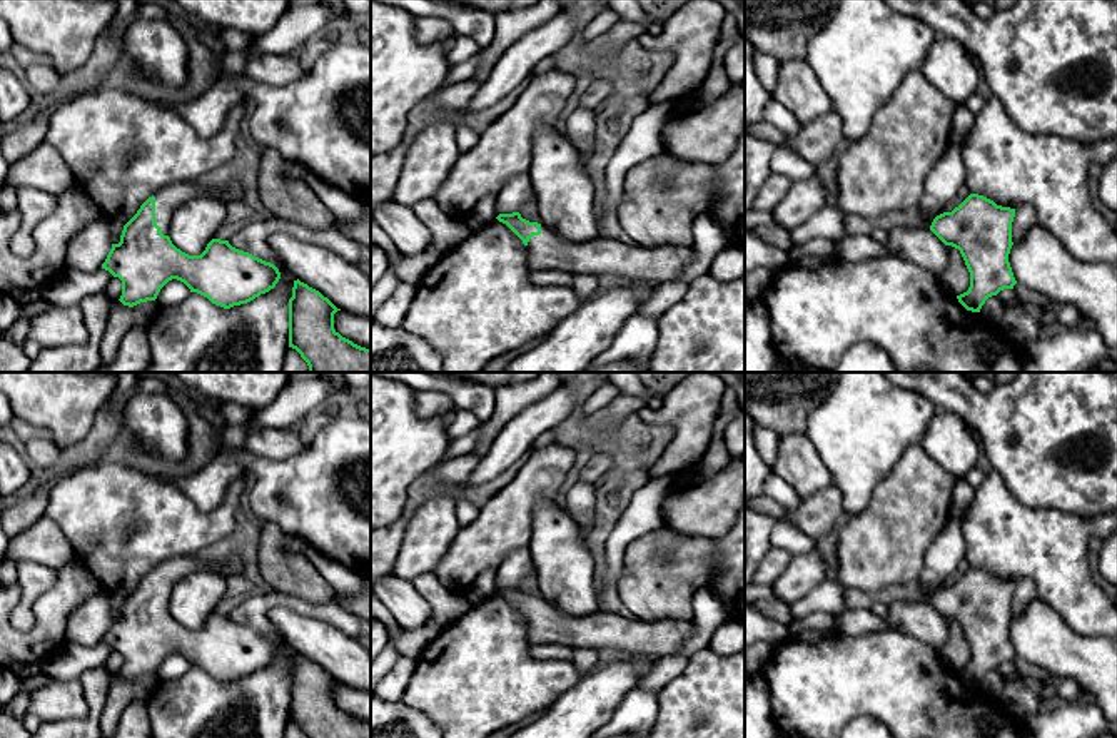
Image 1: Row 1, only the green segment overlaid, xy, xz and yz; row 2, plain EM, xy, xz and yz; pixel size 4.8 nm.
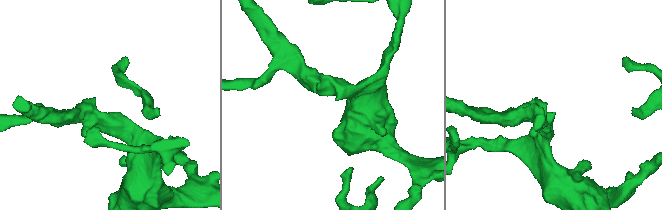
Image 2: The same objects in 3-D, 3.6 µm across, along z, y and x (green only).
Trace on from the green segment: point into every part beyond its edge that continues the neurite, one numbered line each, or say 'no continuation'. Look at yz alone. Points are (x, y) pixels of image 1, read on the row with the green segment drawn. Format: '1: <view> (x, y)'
no continuation

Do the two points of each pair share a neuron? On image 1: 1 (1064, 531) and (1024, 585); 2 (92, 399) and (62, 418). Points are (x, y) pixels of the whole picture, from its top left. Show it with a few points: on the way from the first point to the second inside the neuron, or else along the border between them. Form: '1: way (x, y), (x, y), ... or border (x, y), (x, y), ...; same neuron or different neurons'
1: border (1015, 581), (1029, 578), (1037, 596); different neurons
2: way (85, 399), (80, 399), (69, 411); same neuron

